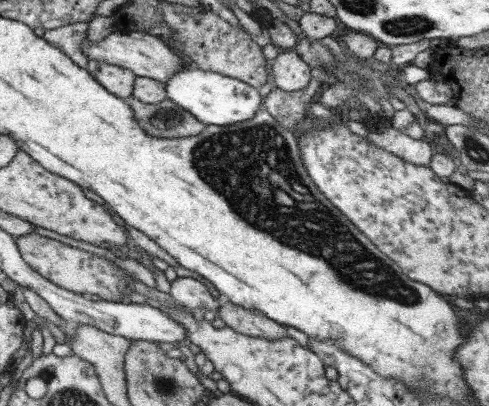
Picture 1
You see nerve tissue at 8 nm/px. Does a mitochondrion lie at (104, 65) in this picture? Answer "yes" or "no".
no

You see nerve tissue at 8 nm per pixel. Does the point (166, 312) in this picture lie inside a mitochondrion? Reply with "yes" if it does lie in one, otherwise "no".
no

